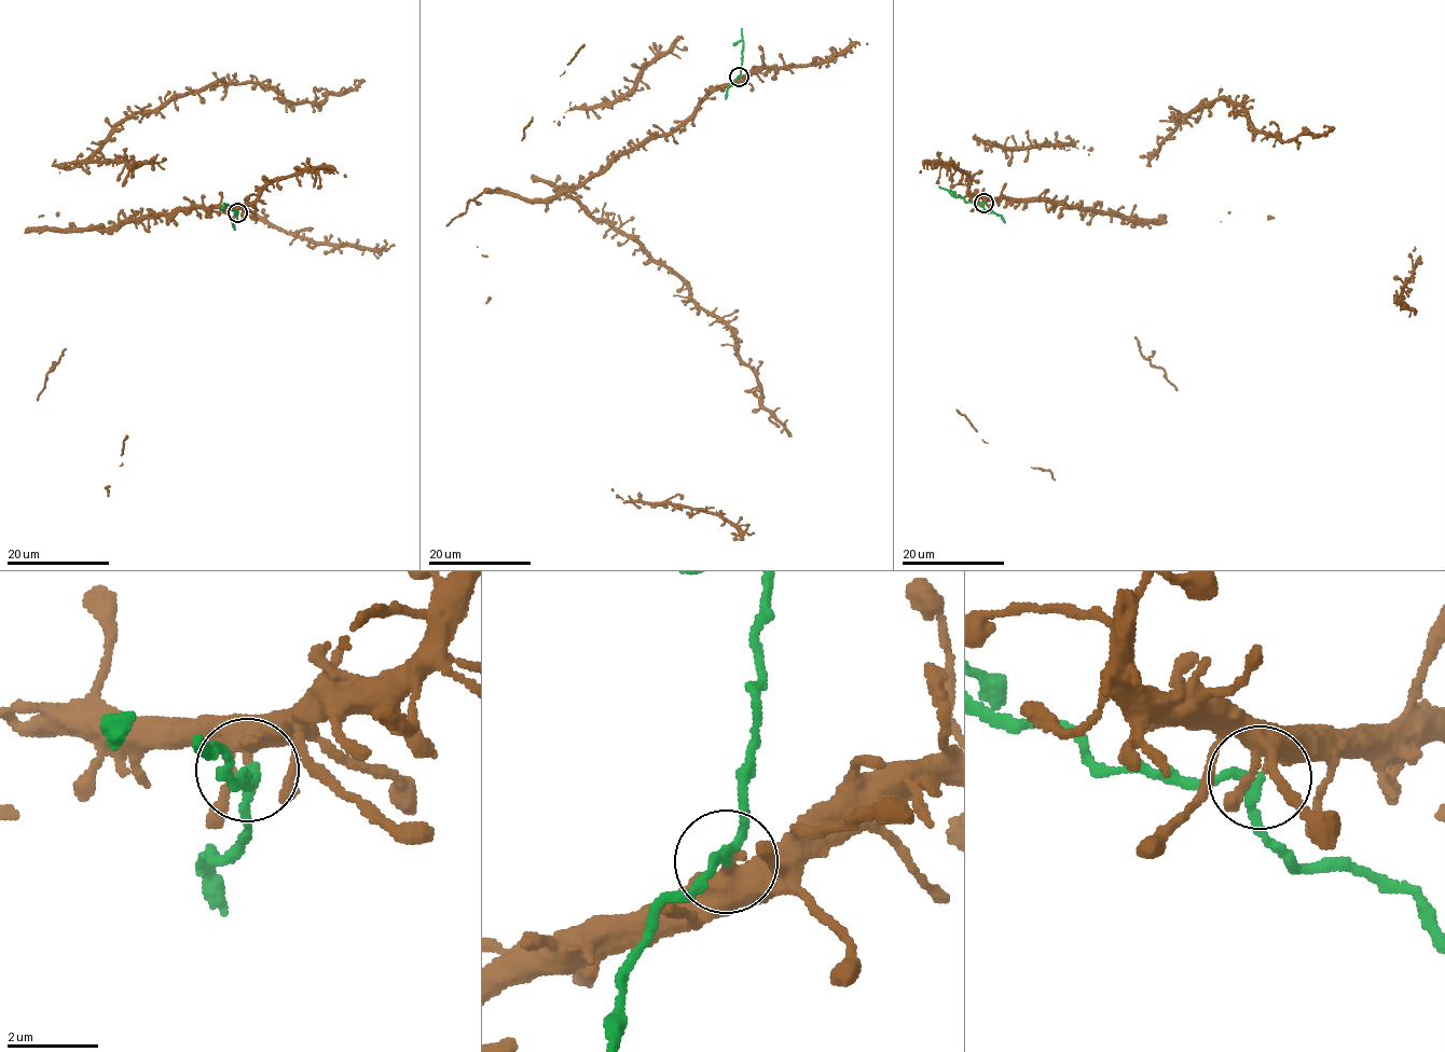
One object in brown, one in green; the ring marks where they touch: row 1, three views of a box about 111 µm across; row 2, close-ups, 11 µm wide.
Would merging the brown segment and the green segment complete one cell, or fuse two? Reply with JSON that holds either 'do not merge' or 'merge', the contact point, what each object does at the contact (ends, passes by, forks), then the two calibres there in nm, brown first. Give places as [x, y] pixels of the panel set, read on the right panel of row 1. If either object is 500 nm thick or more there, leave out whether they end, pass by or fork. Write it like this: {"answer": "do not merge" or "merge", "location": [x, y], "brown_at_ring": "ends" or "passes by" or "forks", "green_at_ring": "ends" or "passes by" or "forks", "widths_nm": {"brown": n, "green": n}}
{"answer": "do not merge", "location": [984, 203], "widths_nm": {"brown": 550, "green": 190}}

